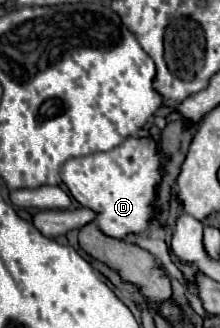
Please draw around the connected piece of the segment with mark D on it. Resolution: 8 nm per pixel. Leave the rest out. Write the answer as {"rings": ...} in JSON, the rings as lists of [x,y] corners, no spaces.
{"rings":[[[129,136],[111,152],[95,152],[91,156],[71,158],[63,164],[61,182],[69,196],[81,206],[95,212],[95,224],[105,236],[123,240],[127,234],[151,234],[161,230],[157,222],[159,208],[155,206],[157,186],[161,182],[161,168],[165,156],[151,136]]]}

